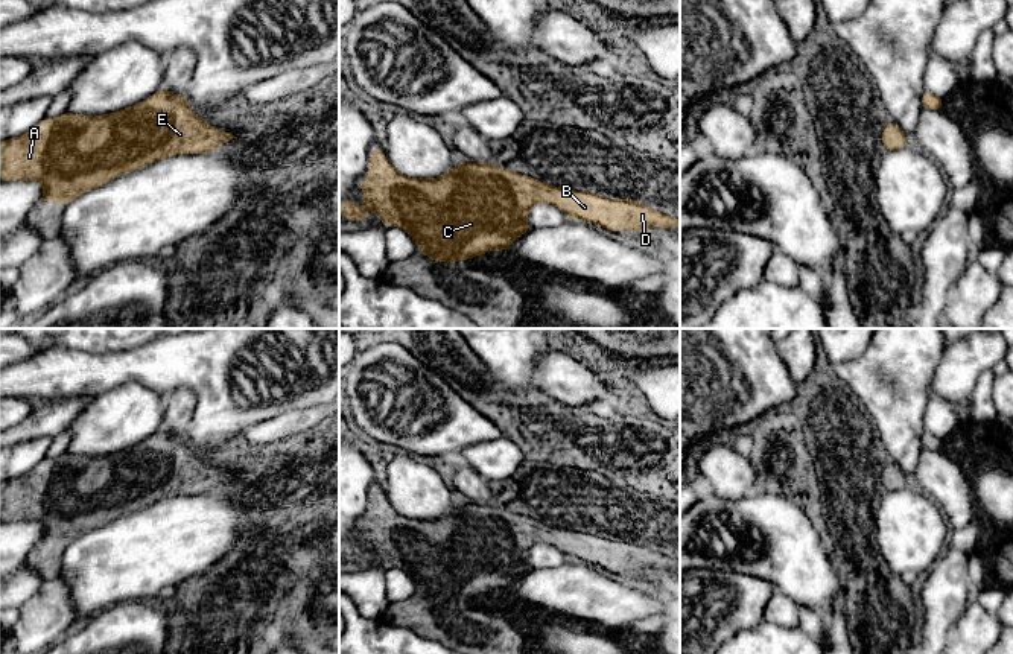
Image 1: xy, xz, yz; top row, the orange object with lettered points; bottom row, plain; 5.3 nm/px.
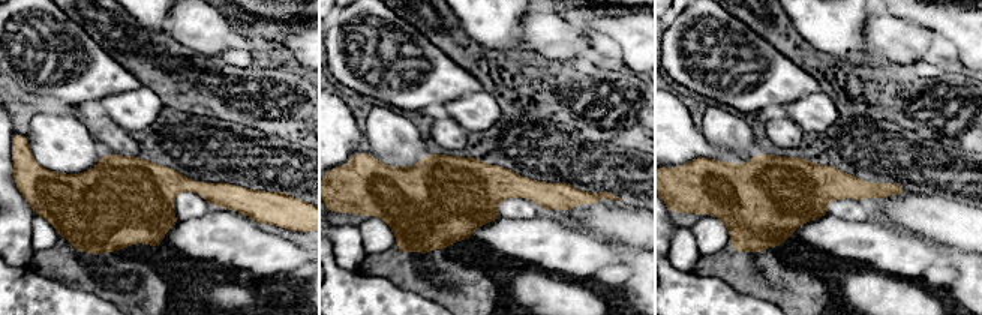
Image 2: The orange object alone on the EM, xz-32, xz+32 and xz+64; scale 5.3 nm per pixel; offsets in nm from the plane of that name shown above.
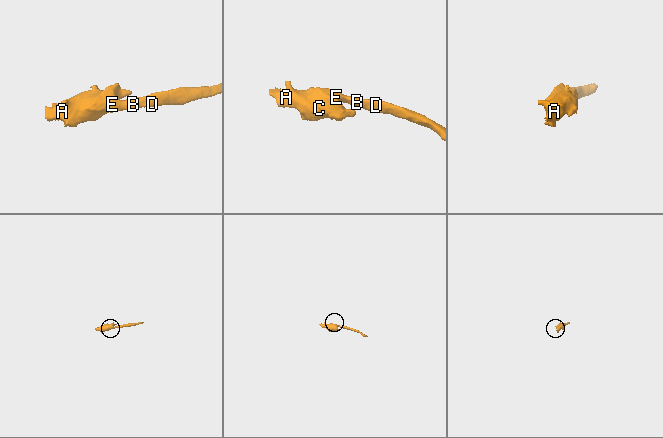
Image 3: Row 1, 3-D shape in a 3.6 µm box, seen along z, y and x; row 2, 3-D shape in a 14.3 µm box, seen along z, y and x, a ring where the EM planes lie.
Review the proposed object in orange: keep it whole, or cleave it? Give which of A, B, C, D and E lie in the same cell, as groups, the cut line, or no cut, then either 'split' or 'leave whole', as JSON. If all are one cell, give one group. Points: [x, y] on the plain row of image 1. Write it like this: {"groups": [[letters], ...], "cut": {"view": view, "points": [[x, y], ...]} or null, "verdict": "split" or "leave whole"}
{"groups": [["A", "B", "C", "D", "E"]], "cut": null, "verdict": "leave whole"}

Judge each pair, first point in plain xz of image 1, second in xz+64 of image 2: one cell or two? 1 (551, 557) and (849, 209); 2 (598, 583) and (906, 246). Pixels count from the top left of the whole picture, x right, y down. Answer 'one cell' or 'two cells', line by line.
1: one cell
2: one cell

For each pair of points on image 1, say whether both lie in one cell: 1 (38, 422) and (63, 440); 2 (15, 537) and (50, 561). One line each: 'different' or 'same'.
1: different
2: different

